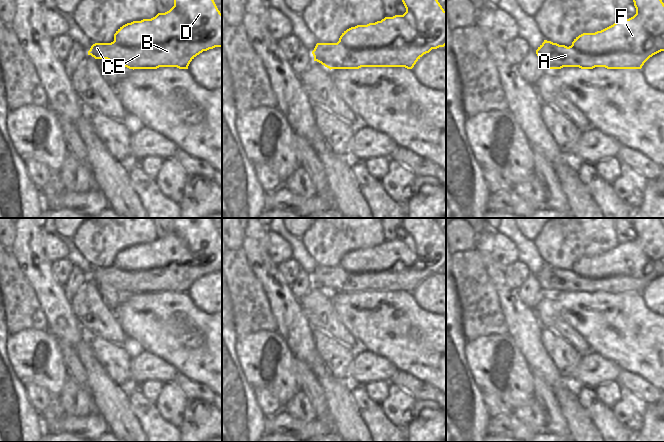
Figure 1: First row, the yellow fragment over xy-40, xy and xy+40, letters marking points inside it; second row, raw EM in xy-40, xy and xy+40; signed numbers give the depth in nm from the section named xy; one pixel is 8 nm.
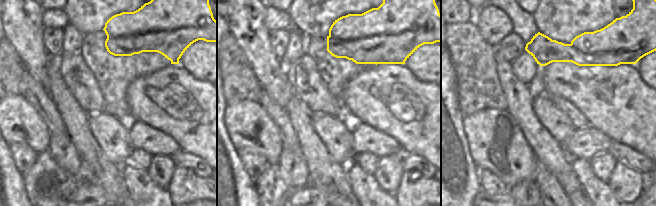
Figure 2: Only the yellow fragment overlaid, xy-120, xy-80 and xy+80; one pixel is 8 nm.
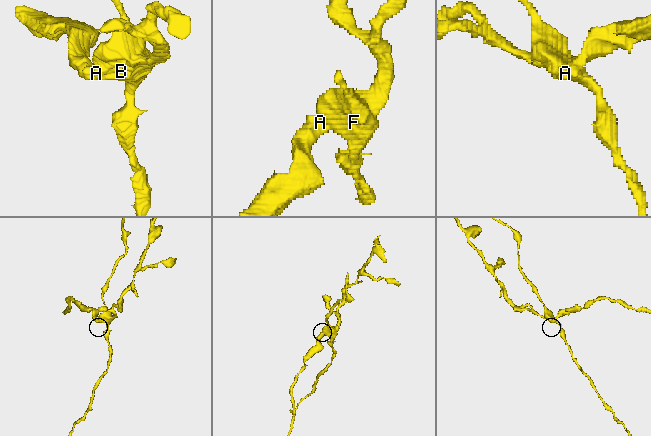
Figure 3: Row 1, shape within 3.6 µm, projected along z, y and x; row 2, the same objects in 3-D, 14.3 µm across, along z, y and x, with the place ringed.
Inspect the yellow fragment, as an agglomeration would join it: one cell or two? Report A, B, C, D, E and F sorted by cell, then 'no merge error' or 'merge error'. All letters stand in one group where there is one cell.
A B C E / D F; merge error

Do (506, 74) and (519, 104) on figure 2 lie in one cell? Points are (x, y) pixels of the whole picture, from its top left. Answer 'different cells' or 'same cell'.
same cell

